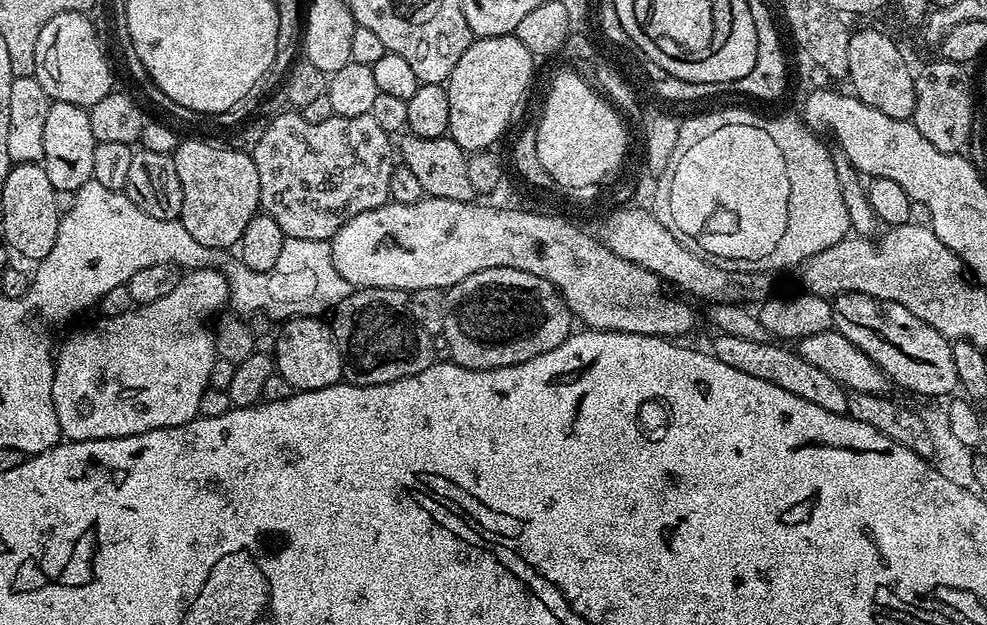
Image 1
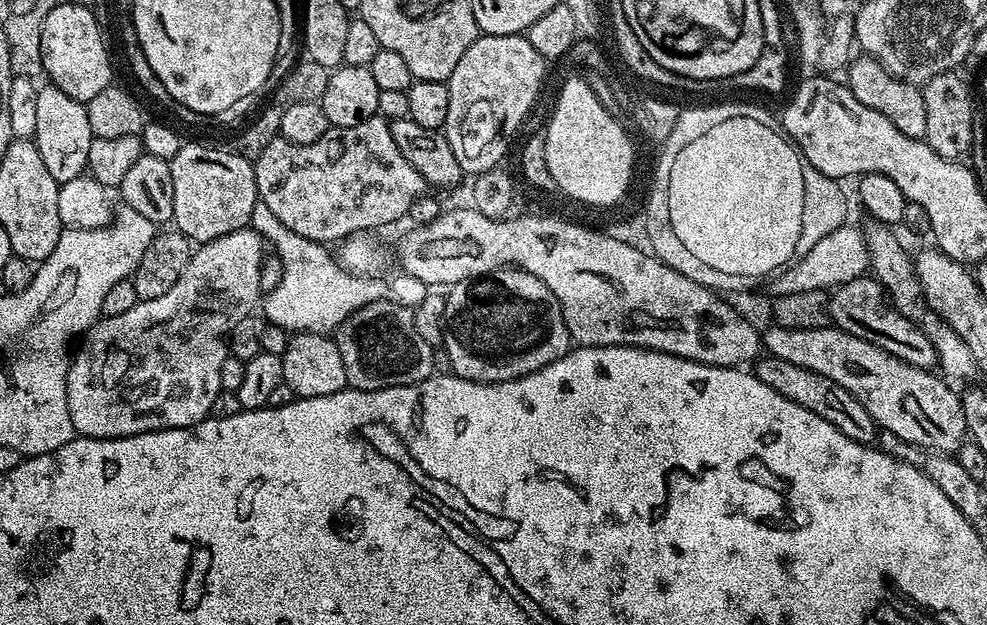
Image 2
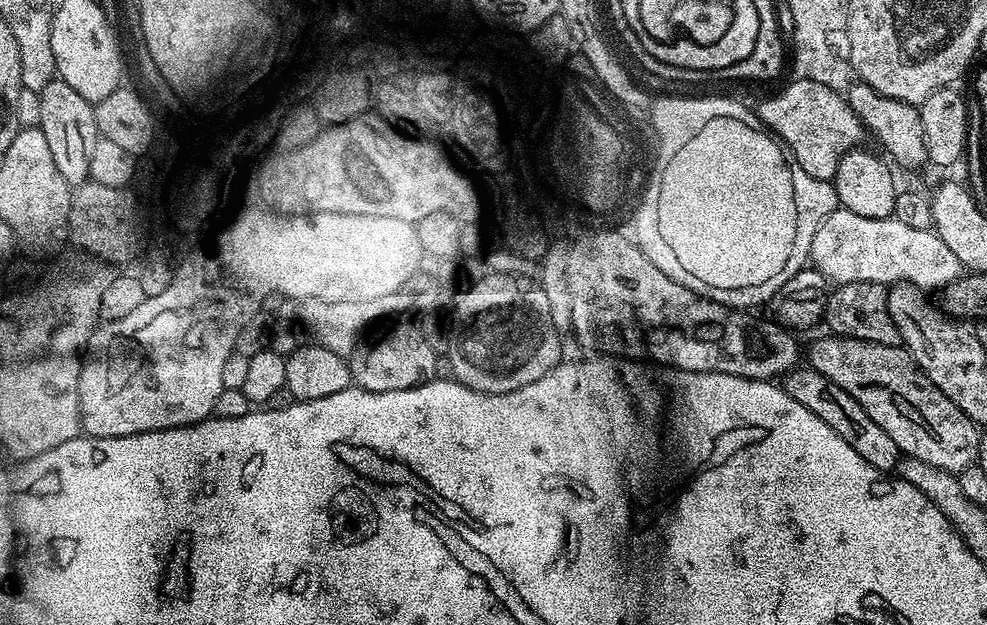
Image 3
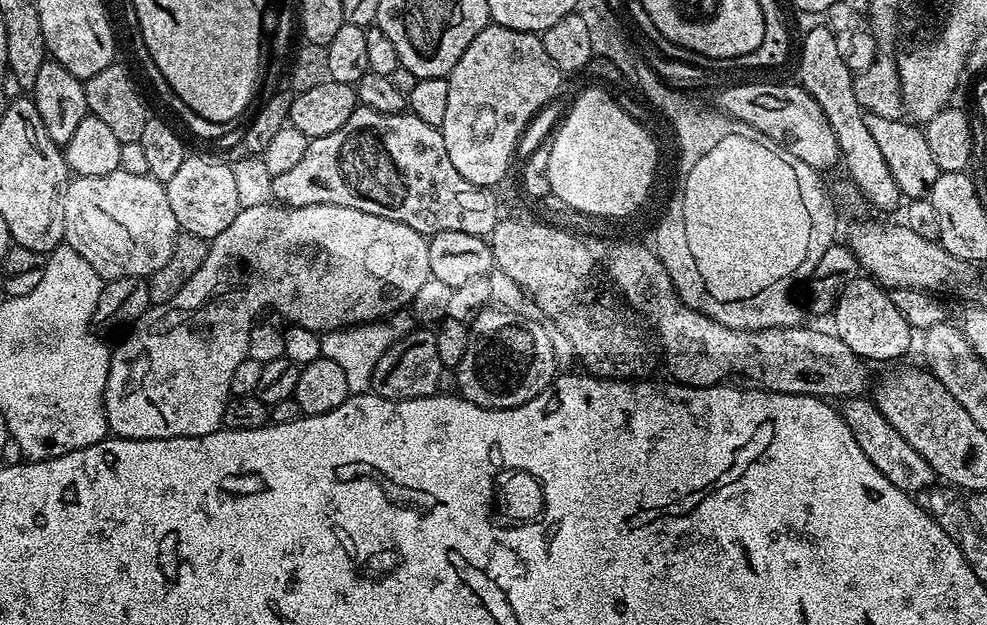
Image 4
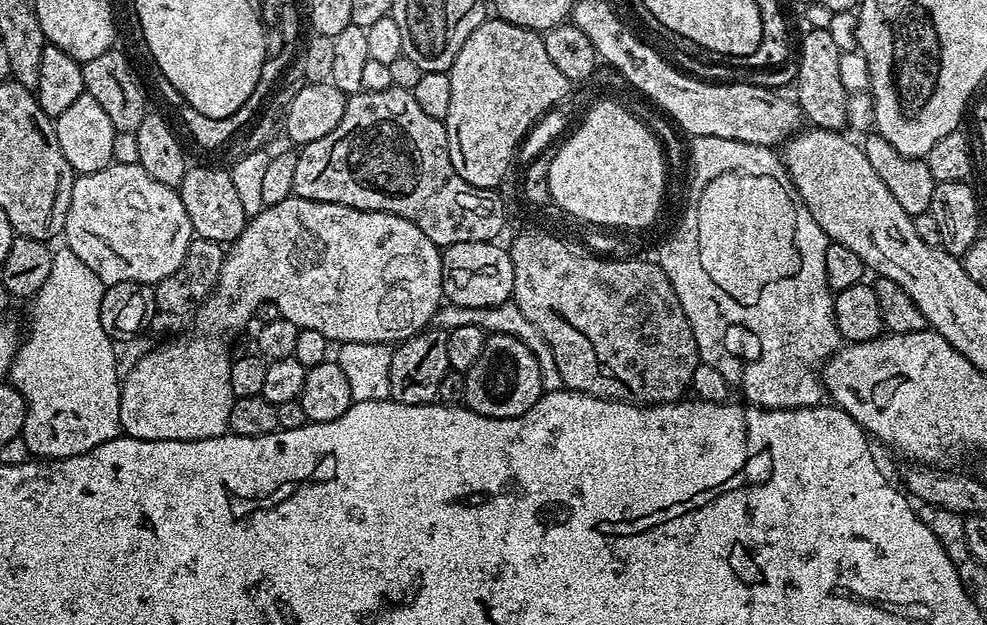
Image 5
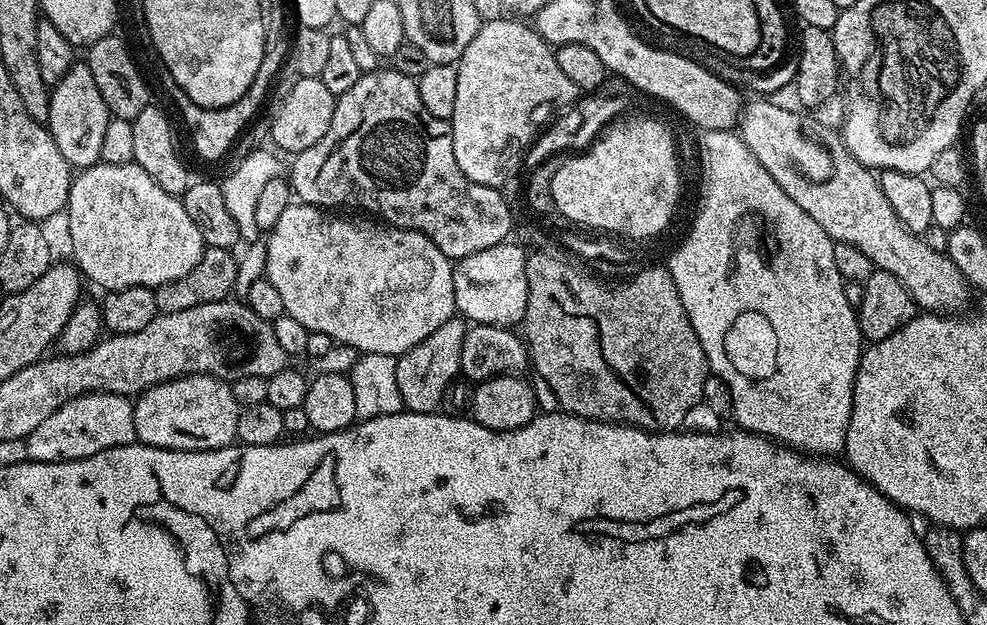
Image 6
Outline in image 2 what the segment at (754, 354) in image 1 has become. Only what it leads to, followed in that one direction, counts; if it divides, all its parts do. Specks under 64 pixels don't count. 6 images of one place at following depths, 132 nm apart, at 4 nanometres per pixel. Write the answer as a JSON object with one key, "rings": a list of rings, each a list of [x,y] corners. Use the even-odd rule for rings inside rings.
{"rings":[[[767,354],[761,355],[755,361],[754,375],[762,382],[766,382],[770,390],[778,390],[782,398],[790,398],[790,402],[798,402],[798,406],[806,406],[810,414],[818,414],[818,418],[826,418],[830,426],[838,426],[838,430],[842,430],[846,438],[854,438],[854,442],[869,446],[877,443],[878,425],[874,422],[874,418],[870,418],[866,406],[862,406],[862,402],[858,402],[858,398],[854,398],[850,390],[838,386],[834,378],[826,378],[826,374],[818,374],[814,370],[794,366],[791,362],[782,362],[782,358],[774,358]]]}

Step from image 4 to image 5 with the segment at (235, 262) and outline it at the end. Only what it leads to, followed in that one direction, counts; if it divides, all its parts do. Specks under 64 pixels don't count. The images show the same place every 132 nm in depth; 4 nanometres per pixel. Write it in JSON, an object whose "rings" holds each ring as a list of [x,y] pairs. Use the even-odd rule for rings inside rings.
{"rings":[[[295,194],[287,196],[282,202],[270,204],[263,208],[258,215],[251,217],[245,223],[242,234],[232,241],[227,249],[222,262],[222,274],[218,274],[216,289],[212,295],[200,305],[195,313],[196,328],[200,332],[216,331],[218,335],[224,336],[227,332],[236,332],[248,324],[248,319],[256,312],[259,304],[276,304],[276,308],[283,319],[294,322],[299,328],[306,330],[319,330],[330,342],[337,345],[349,344],[350,342],[378,342],[379,344],[391,344],[393,346],[402,340],[408,340],[419,332],[425,331],[432,324],[432,315],[440,309],[445,299],[443,290],[442,262],[440,261],[441,249],[436,247],[414,222],[406,218],[398,218],[389,212],[364,212],[360,208],[347,208],[341,204],[330,202],[318,202],[307,200]],[[184,336],[181,340],[172,340],[169,344],[146,353],[129,372],[126,372],[120,386],[120,426],[123,435],[133,436],[139,440],[205,440],[225,435],[228,432],[230,406],[234,399],[230,390],[230,366],[233,359],[233,353],[228,353],[227,346],[216,336]]]}

